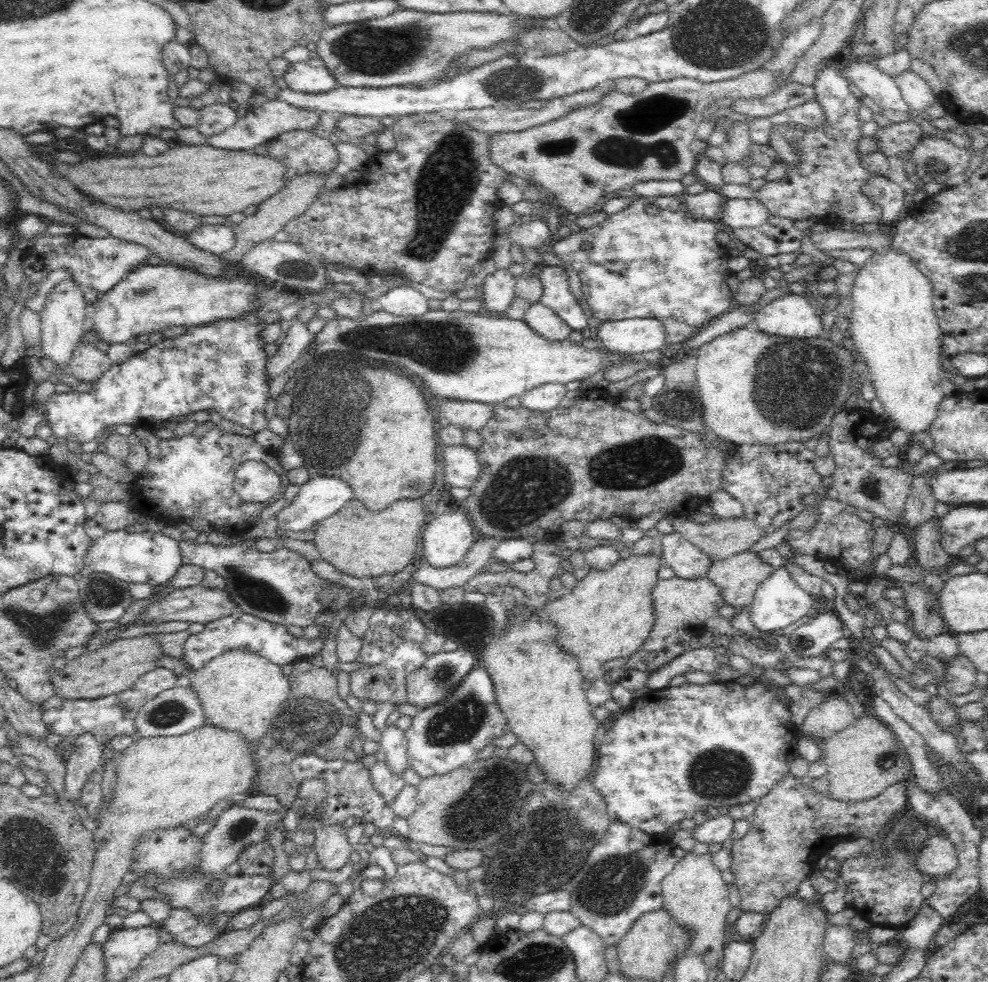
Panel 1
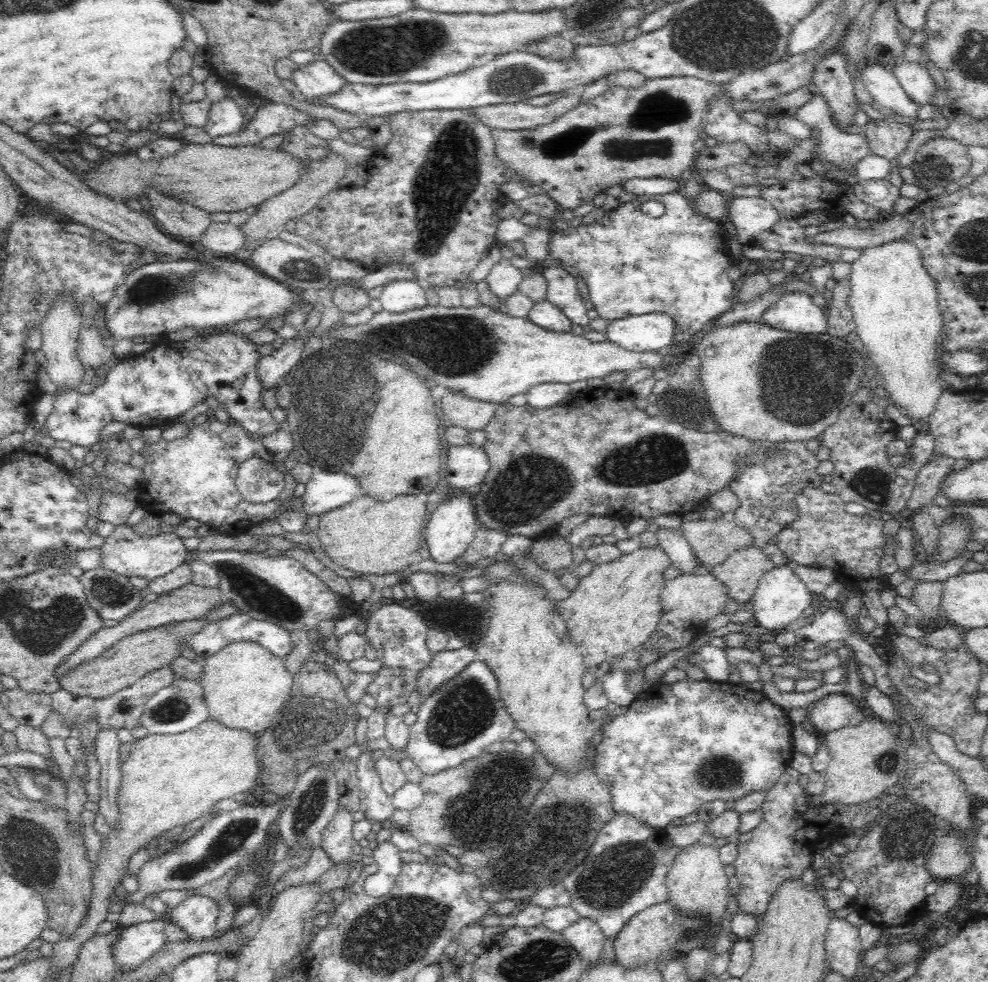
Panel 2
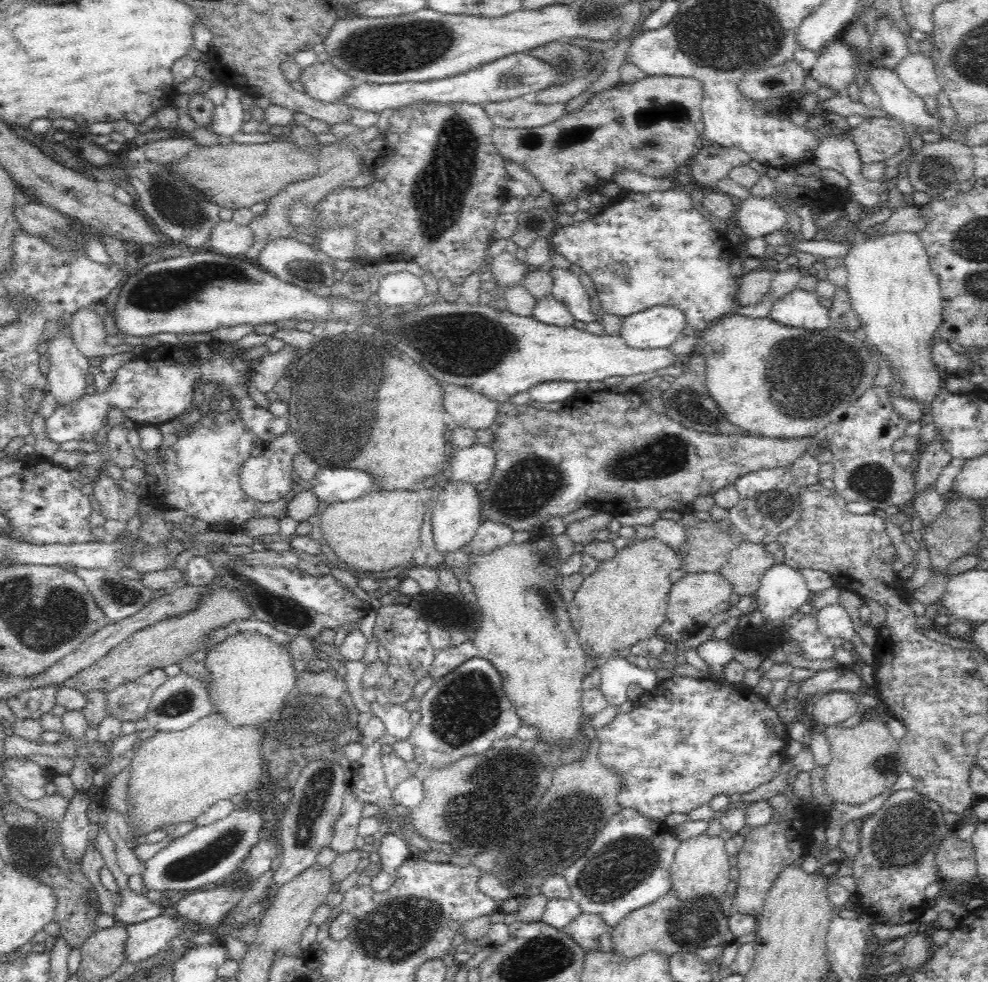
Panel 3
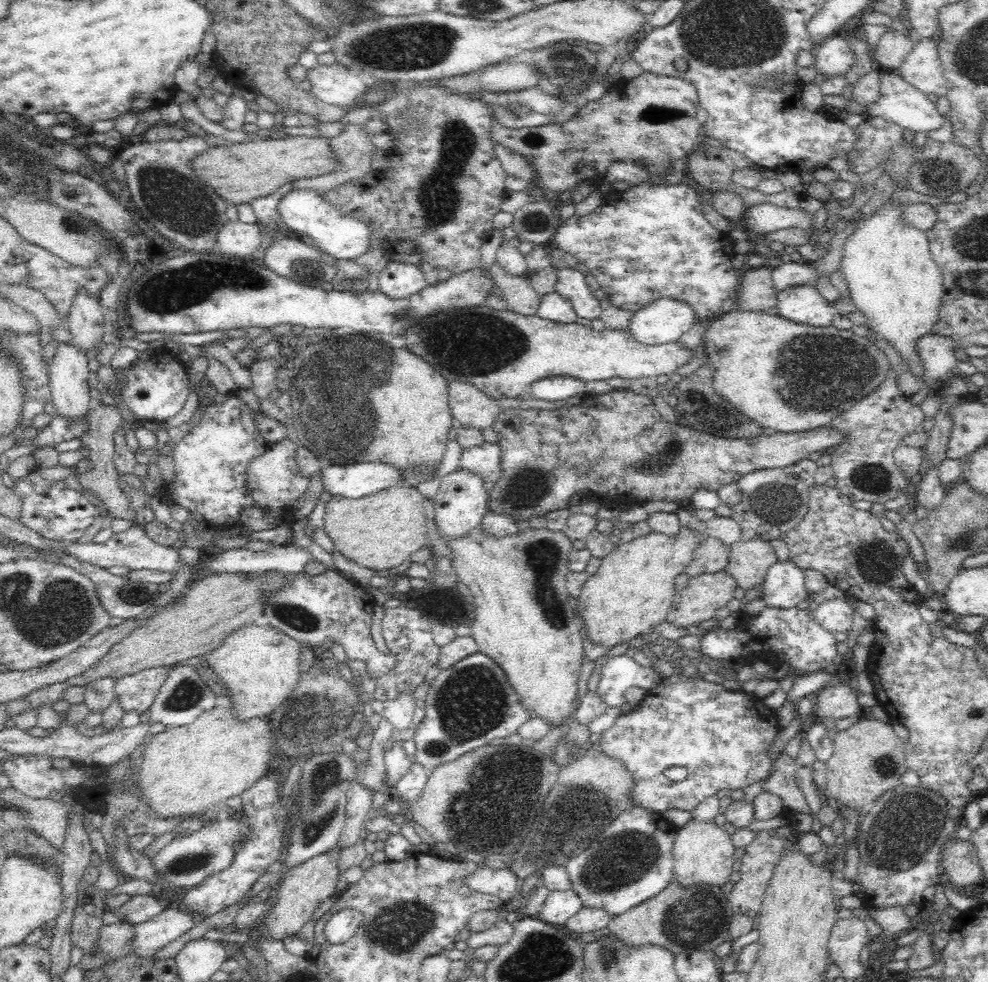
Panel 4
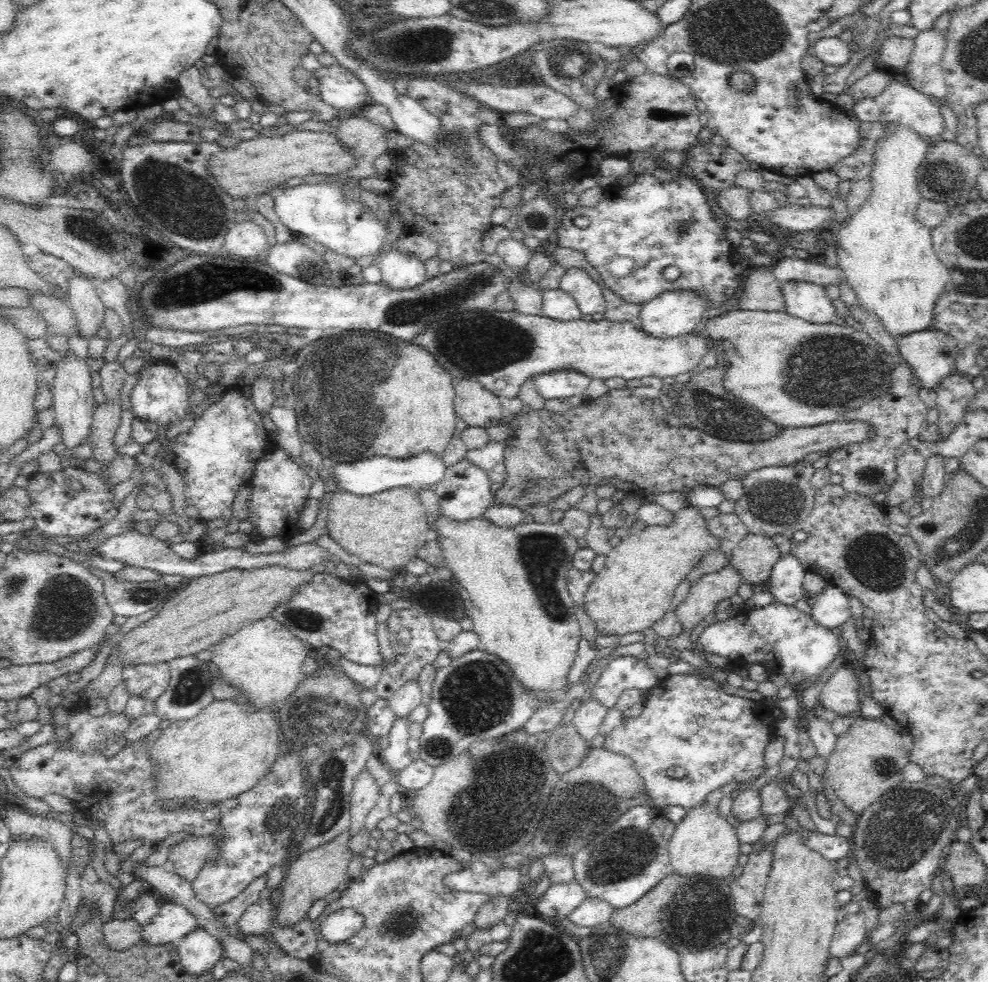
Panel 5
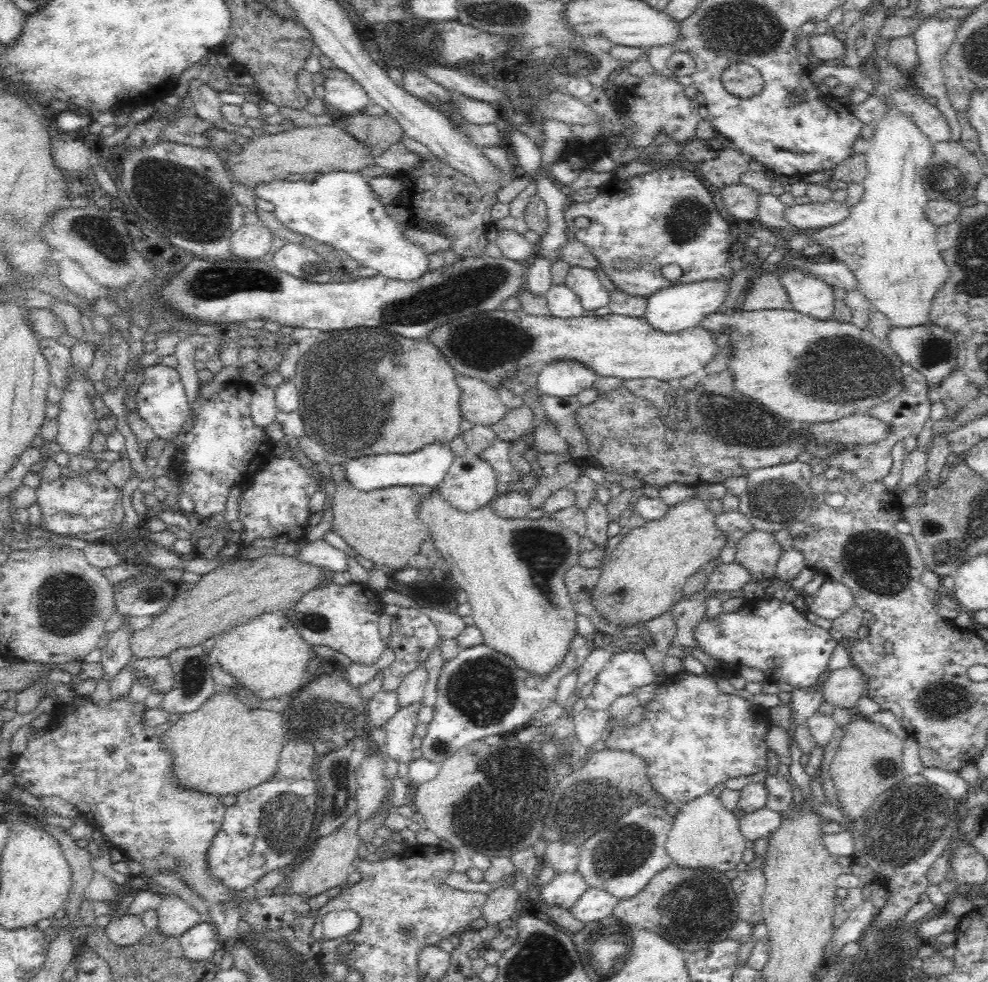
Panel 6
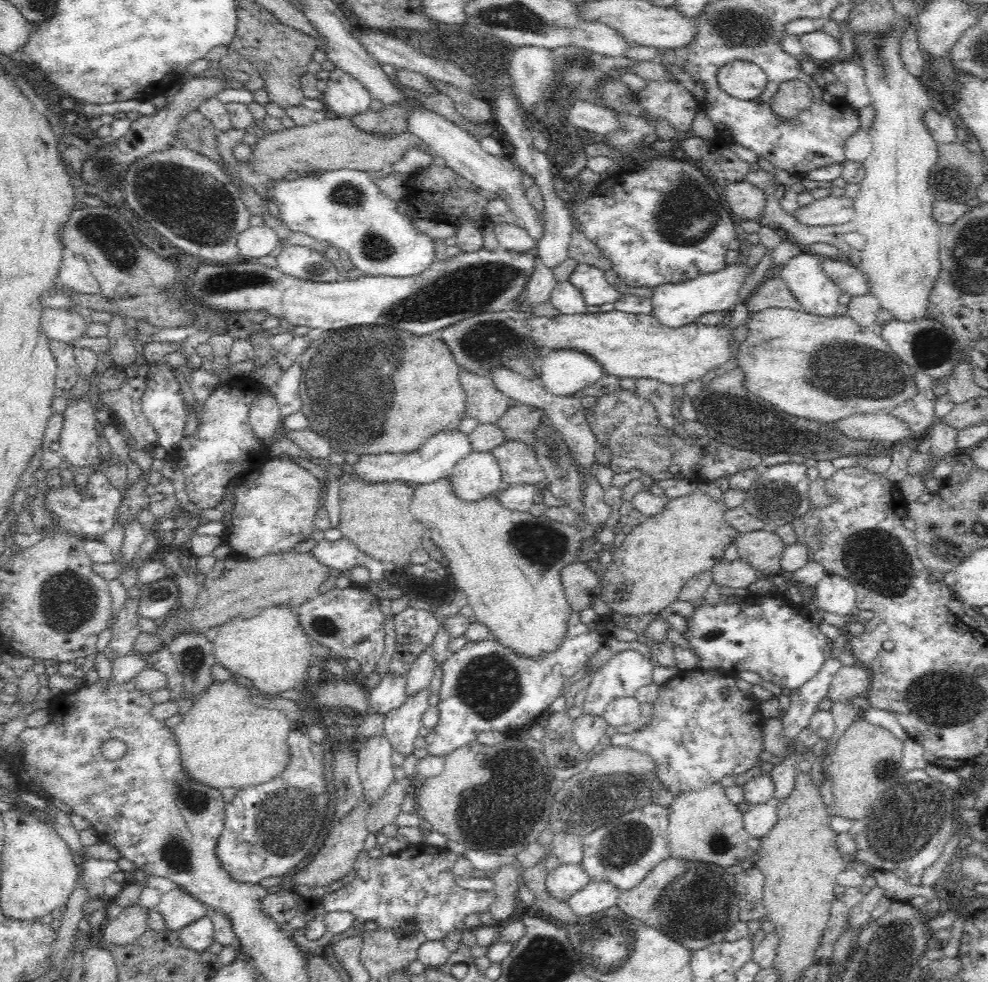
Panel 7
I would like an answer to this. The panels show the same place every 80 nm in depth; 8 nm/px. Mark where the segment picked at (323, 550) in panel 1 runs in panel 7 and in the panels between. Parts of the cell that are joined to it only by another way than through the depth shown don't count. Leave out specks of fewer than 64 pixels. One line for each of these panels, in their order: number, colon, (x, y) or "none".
2: (368, 536)
3: (379, 531)
4: (380, 531)
5: (388, 528)
6: (381, 525)
7: (376, 516)

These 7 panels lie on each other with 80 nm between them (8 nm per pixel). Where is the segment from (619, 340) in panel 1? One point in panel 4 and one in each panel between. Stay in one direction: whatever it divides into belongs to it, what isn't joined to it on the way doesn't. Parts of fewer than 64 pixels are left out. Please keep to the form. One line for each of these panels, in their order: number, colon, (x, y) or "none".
2: (645, 332)
3: (660, 325)
4: (665, 319)

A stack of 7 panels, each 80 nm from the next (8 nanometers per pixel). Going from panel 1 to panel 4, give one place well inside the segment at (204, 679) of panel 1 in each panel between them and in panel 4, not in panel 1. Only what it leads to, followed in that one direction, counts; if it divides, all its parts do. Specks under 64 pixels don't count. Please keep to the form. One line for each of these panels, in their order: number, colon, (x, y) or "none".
2: (244, 685)
3: (251, 676)
4: (259, 664)

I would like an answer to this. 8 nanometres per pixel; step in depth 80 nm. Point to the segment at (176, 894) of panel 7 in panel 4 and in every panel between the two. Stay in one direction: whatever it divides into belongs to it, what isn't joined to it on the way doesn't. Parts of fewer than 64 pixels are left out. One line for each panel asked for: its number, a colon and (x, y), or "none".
4: (150, 936)
5: (173, 921)
6: (175, 916)

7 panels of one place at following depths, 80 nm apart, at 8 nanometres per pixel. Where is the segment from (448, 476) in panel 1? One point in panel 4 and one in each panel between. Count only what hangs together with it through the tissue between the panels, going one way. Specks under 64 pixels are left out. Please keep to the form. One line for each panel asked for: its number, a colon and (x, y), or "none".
2: (468, 465)
3: (476, 463)
4: (485, 460)

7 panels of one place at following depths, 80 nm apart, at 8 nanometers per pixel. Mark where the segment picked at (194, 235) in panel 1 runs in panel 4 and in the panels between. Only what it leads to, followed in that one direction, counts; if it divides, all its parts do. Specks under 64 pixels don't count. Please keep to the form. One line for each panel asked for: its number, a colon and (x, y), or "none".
2: (221, 238)
3: (229, 238)
4: (236, 239)

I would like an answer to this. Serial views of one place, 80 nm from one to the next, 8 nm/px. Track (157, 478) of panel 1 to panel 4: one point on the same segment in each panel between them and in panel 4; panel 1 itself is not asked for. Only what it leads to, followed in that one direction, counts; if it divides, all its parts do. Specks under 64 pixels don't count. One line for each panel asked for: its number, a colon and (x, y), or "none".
2: (194, 476)
3: (201, 475)
4: (211, 461)

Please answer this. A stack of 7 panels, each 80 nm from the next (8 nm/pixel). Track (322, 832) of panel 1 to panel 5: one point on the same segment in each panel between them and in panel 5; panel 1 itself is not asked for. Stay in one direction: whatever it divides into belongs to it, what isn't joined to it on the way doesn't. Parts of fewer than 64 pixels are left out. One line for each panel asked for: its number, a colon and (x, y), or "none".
2: (337, 839)
3: (345, 833)
4: (360, 798)
5: (365, 795)

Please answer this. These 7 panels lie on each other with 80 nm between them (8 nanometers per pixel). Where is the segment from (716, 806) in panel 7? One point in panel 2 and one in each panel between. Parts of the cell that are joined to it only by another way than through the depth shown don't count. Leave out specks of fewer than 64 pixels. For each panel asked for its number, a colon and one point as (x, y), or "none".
2: (697, 883)
3: (700, 867)
4: (703, 852)
5: (704, 842)
6: (704, 833)

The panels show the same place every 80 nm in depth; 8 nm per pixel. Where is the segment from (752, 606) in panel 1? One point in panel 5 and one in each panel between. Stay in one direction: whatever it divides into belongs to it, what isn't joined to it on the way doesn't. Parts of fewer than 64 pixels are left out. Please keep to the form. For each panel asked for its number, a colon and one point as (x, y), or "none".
2: (781, 596)
3: (782, 590)
4: (784, 586)
5: (785, 583)

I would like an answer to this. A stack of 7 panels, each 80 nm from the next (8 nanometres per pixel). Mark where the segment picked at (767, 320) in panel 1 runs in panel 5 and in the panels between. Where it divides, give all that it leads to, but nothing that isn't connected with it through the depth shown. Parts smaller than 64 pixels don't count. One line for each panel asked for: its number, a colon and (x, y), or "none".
2: (794, 311)
3: (800, 308)
4: (804, 304)
5: (805, 300)

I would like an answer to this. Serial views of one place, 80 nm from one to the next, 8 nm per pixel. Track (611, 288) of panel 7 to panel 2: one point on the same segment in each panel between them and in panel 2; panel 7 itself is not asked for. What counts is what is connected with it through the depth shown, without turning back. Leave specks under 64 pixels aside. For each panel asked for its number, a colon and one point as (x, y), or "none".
2: (562, 290)
3: (567, 287)
4: (571, 284)
5: (588, 293)
6: (585, 282)

